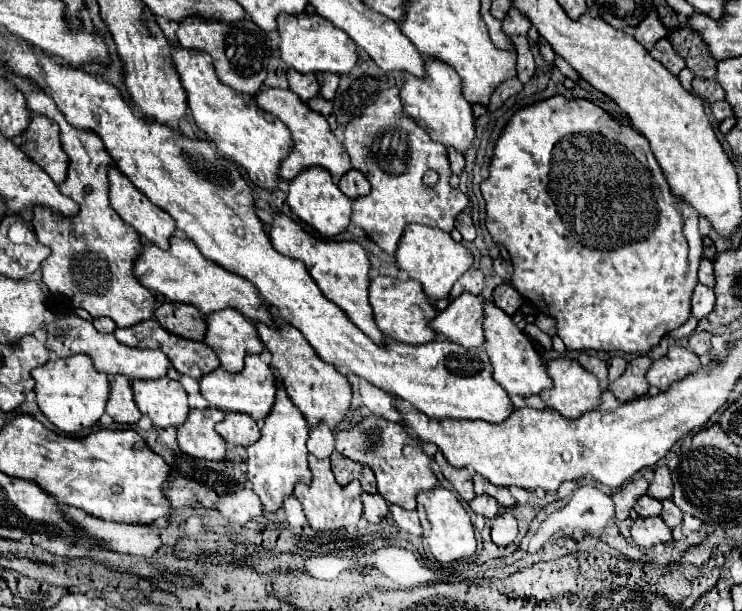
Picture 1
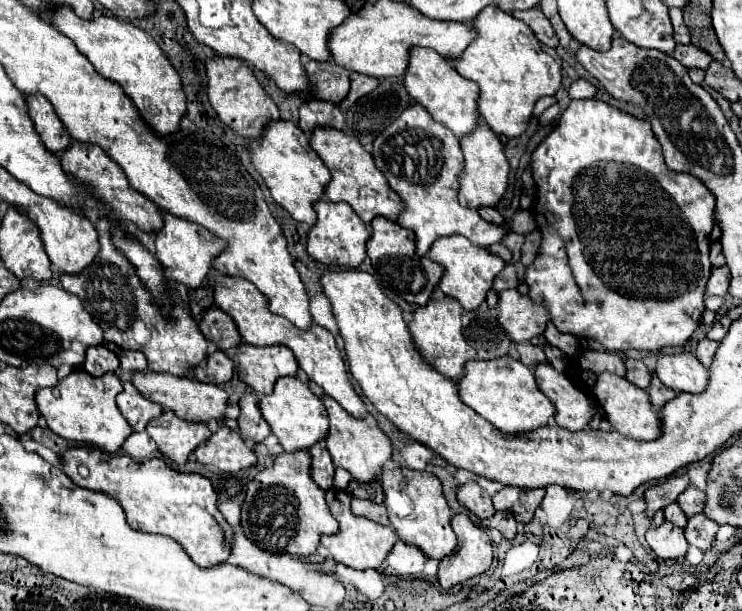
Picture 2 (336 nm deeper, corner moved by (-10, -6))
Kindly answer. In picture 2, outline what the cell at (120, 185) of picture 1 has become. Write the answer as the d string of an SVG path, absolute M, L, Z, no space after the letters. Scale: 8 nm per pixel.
M163 212L163 218L165 218L165 226L161 230L157 230L155 256L165 266L171 280L185 284L187 288L199 288L205 282L209 270L213 268L213 260L217 258L217 254L221 254L225 250L225 242L221 238L215 238L209 230L205 230L199 224L171 216L167 212Z

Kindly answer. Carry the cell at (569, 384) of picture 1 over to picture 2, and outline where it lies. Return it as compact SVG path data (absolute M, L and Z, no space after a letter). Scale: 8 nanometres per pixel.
M603 372L597 378L595 384L595 400L601 406L601 410L605 412L605 420L611 424L613 430L635 438L635 440L655 440L661 436L661 418L659 414L653 410L651 402L649 402L649 394L641 388L637 388L635 384L627 382L621 376L615 376L611 372Z

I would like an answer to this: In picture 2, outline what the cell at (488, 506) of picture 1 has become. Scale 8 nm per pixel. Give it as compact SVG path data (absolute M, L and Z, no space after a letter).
M497 512L493 518L483 520L481 526L483 526L483 528L495 528L495 530L499 530L507 540L513 540L515 534L517 534L517 522L515 522L515 518L513 518L511 514L507 514L507 512Z

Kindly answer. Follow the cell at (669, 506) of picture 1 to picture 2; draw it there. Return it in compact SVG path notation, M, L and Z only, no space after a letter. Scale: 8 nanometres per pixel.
M697 514L697 516L689 518L687 528L685 528L685 538L687 538L687 542L691 546L695 546L697 550L705 552L705 550L711 548L717 530L719 530L717 522L713 522L705 514Z

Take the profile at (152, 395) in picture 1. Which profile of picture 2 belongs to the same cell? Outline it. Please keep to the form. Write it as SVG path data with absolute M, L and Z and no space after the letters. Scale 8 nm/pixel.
M163 412L159 418L147 424L147 434L155 440L159 452L171 458L175 464L187 464L189 454L211 438L207 424L189 424L175 418L171 412Z

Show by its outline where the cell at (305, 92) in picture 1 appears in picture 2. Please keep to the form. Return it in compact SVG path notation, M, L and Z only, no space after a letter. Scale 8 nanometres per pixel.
M307 62L307 76L315 90L315 98L339 104L349 90L349 70L335 62Z

